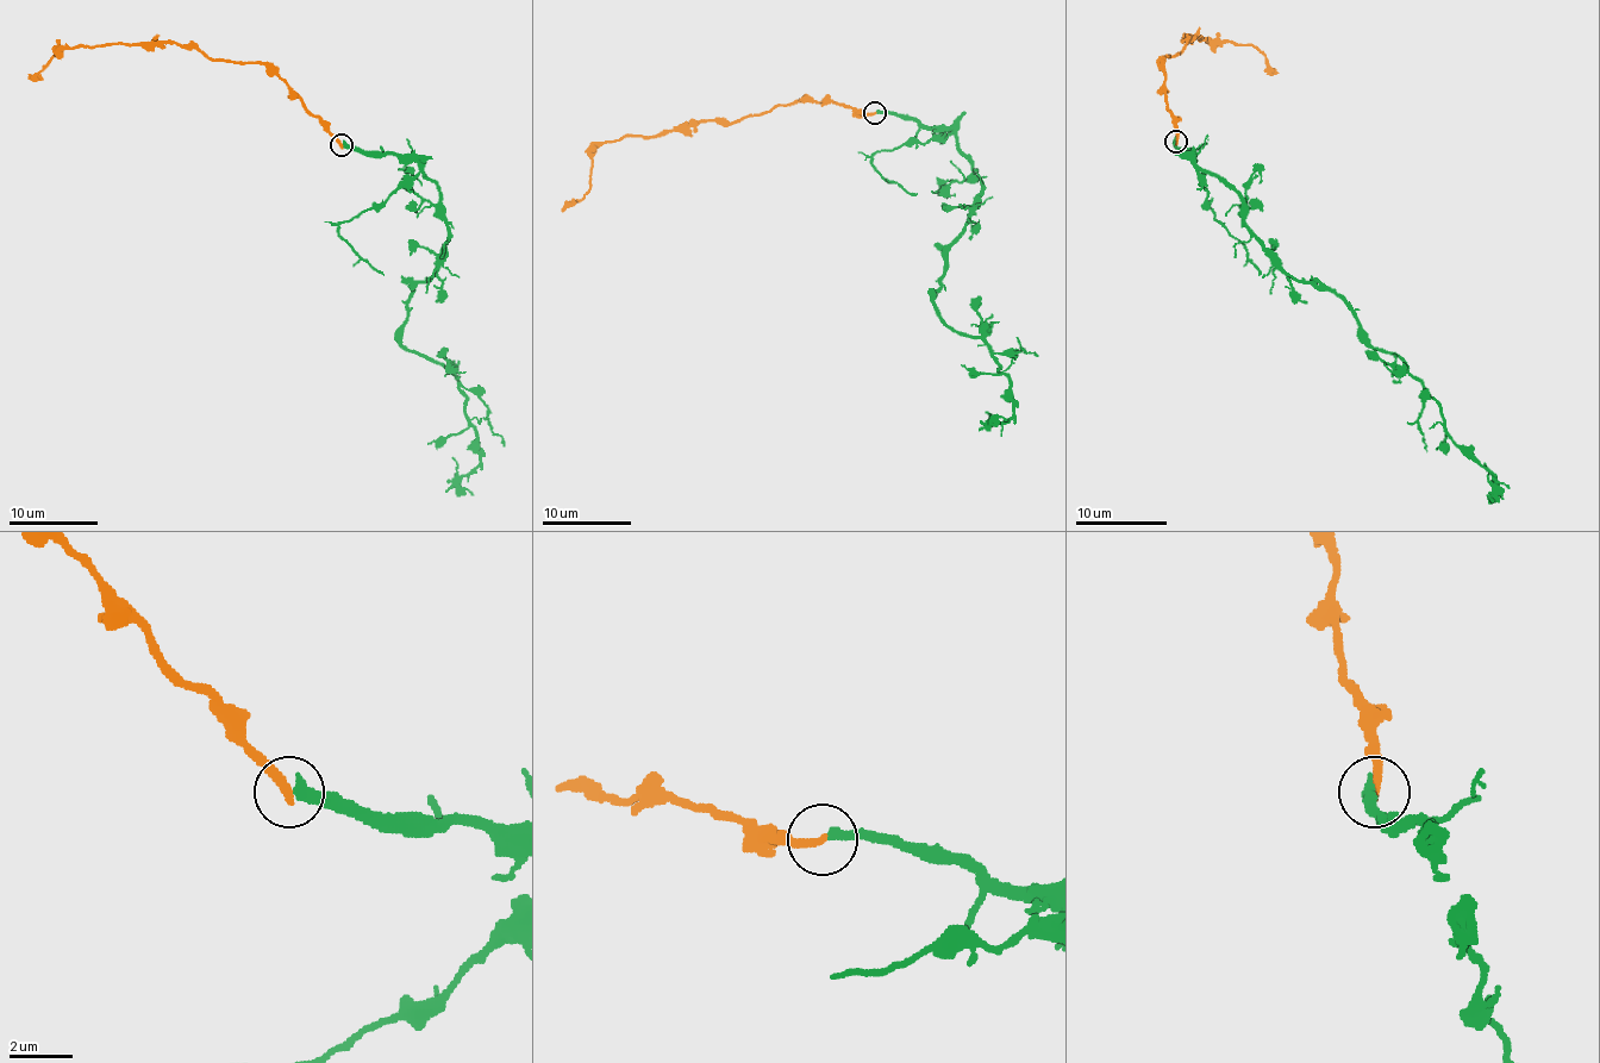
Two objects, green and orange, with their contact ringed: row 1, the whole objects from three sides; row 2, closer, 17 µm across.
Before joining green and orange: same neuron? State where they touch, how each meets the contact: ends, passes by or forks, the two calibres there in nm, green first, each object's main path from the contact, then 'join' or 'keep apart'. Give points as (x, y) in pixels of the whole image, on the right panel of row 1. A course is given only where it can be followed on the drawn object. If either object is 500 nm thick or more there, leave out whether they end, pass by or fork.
at (1176, 142); green ends there; orange ends there; 360 nm thick on the green side, 280 nm on the other; green runs (1176, 142), (1231, 188), (1268, 254), (1330, 288), (1374, 345), (1397, 355), (1495, 481), (1483, 462); orange runs (1176, 142), (1176, 119), (1168, 107), (1163, 60), (1179, 52), (1186, 43), (1183, 37), (1252, 43), (1277, 73); keep apart

